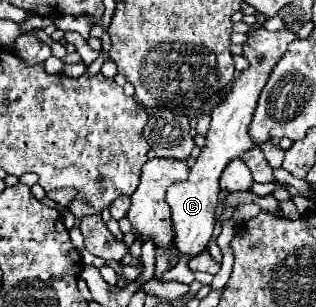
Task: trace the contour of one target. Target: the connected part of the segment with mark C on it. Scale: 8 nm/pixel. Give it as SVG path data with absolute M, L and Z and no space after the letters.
M264 26L252 28L248 32L248 40L244 44L244 58L250 62L250 68L244 70L234 80L234 86L228 92L228 96L224 98L224 102L218 104L218 108L214 108L210 132L206 136L206 148L200 152L196 164L190 168L188 180L184 180L180 184L172 184L172 188L168 188L166 200L172 208L172 220L174 220L174 232L176 232L174 240L176 240L176 248L180 254L196 256L202 250L206 250L206 244L210 242L214 222L216 222L214 214L216 214L216 204L218 204L218 194L220 194L218 180L220 180L224 168L234 158L240 158L240 154L248 152L254 146L248 136L248 124L252 120L258 96L260 96L272 68L276 66L280 56L284 56L284 52L288 50L288 44L294 38L296 36L288 30L268 32Z

